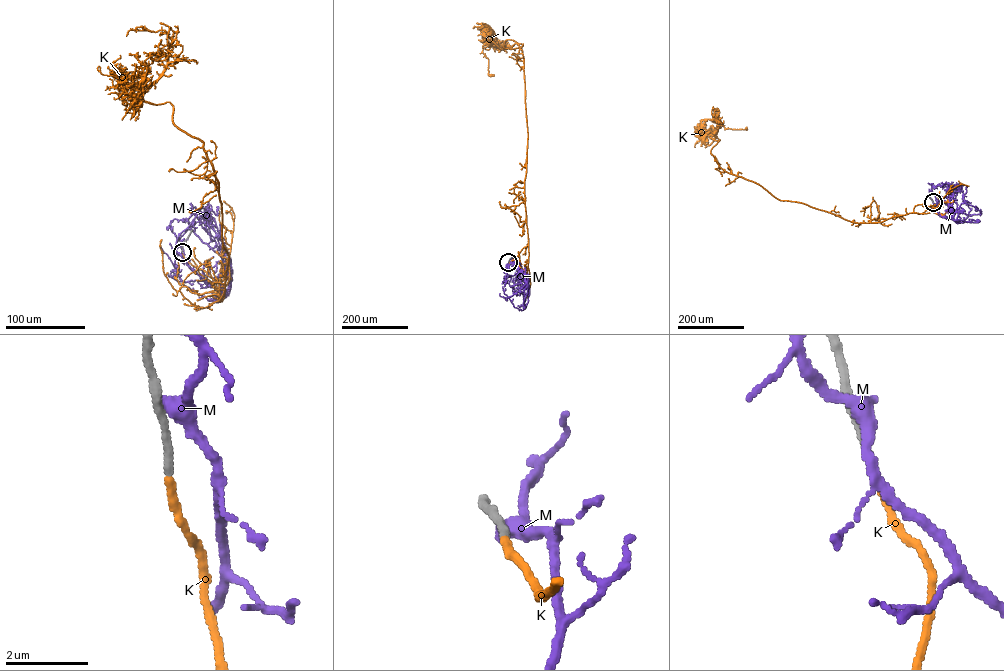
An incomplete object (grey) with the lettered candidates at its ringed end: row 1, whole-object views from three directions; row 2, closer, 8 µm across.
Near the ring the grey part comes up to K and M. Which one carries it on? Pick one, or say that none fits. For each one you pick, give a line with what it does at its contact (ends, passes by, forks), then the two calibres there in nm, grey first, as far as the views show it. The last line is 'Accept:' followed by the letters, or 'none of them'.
K: It ends there. Thickness 200 nm (grey) against 220 nm
Accept: K

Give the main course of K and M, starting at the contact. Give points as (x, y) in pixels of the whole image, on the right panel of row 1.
K: (933, 202), (920, 214), (855, 223), (780, 200), (711, 154), (717, 124), (746, 129)
M: (933, 202), (936, 204), (934, 210), (943, 217), (978, 221)

